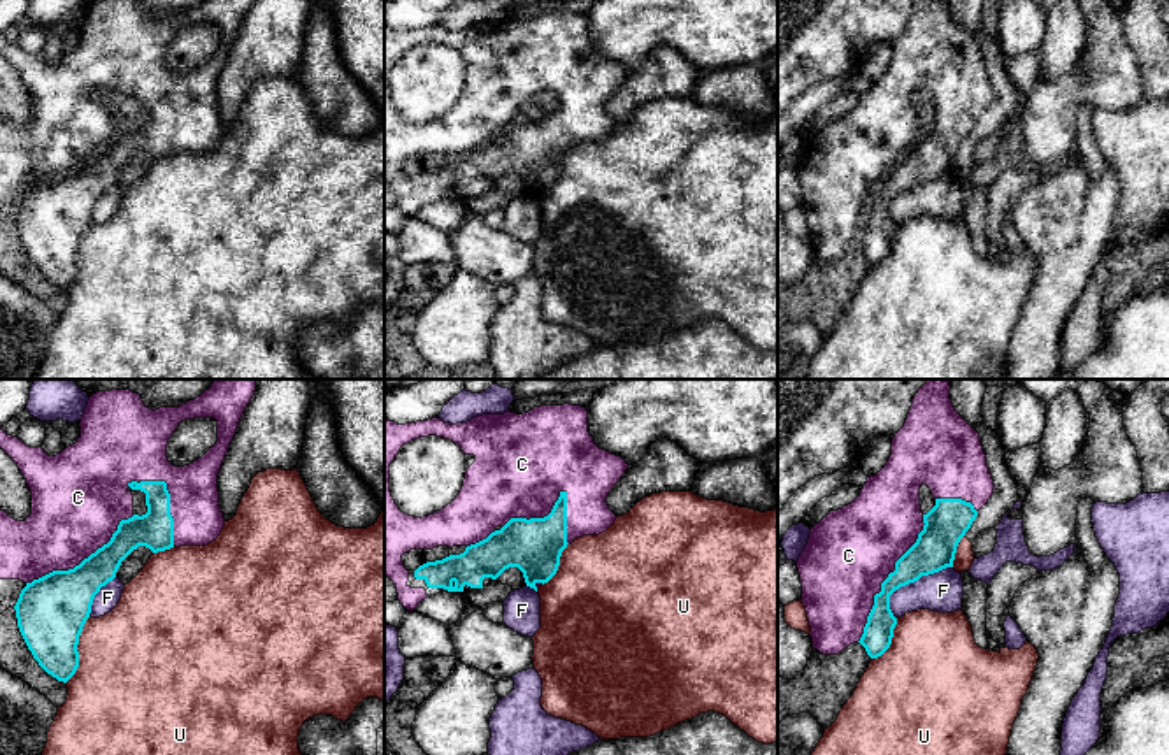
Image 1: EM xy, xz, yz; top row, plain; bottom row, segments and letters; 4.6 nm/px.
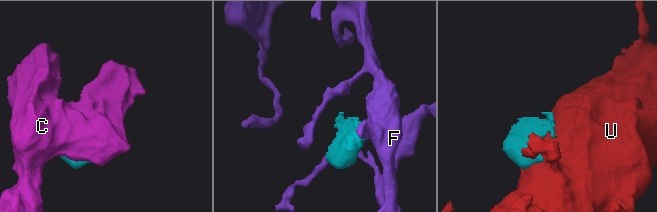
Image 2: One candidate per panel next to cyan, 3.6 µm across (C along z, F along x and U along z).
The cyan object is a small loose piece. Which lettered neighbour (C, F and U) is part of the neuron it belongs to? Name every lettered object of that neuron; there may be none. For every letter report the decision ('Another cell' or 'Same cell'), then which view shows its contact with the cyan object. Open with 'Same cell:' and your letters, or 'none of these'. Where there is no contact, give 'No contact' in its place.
Same cell: C
C: Same cell. Touches cyan in yz
F: Another cell. Touches cyan in yz
U: Another cell. Touches cyan in xy

